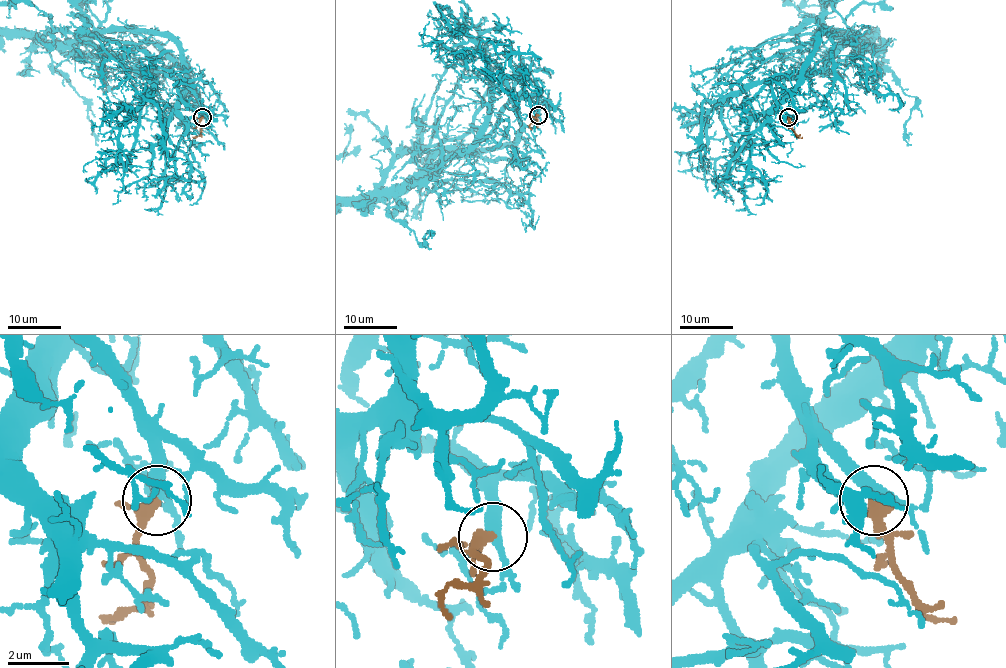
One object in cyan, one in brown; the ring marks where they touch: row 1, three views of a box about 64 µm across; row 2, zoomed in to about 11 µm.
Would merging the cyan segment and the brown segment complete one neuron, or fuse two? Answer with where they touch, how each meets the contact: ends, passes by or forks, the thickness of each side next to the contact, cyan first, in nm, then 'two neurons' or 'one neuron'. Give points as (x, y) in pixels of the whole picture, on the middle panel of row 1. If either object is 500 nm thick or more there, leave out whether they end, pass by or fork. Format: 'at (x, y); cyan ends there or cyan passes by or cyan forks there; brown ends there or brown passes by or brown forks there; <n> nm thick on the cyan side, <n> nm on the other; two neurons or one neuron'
at (538, 115); cyan passes by; brown passes by; 320 nm thick on the cyan side, 320 nm on the other; one neuron

